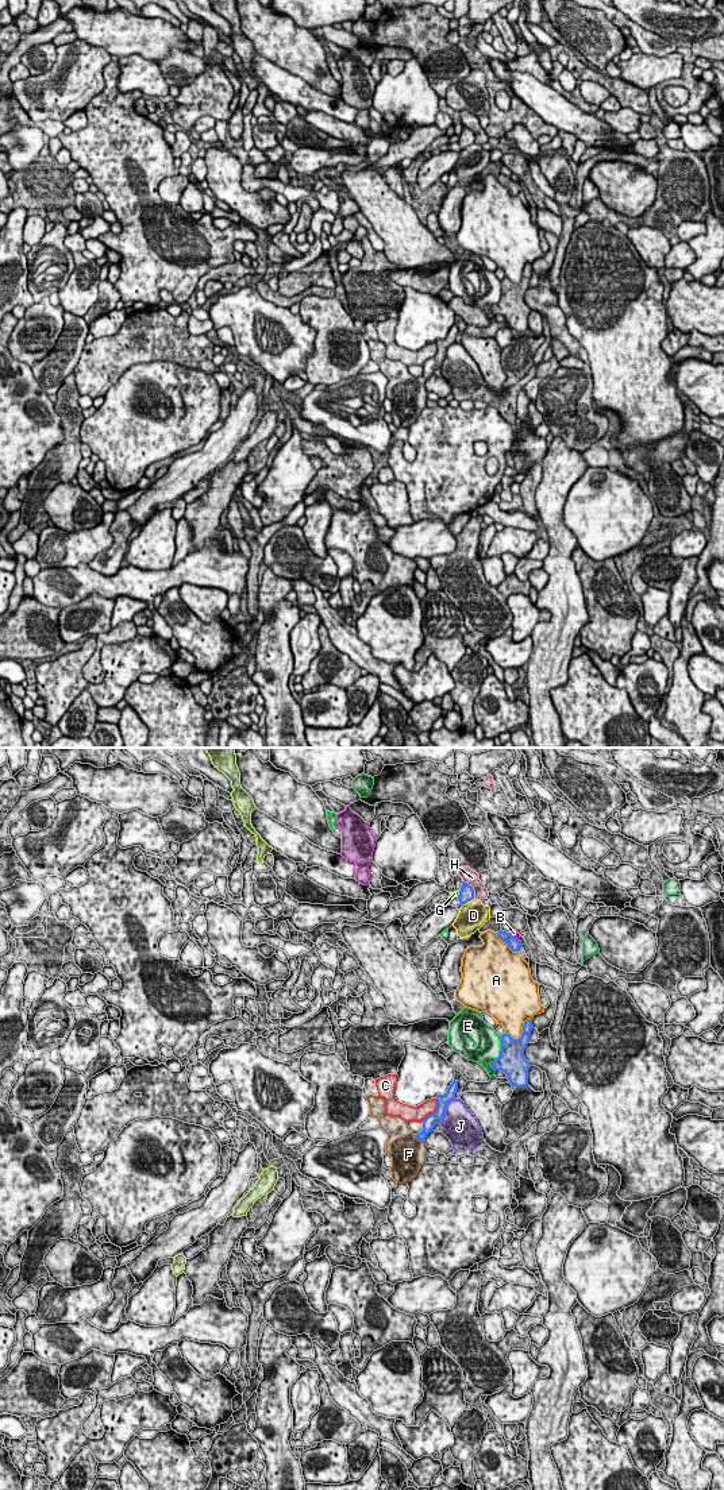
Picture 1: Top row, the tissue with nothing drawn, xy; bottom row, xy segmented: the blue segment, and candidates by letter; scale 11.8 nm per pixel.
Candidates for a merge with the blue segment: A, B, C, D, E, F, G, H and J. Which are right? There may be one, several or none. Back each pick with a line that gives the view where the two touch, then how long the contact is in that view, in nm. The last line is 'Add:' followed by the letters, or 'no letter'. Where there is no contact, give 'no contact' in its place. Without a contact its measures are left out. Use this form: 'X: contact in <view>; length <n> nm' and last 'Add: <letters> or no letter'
F: contact in xy; length 160 nm
Add: F

